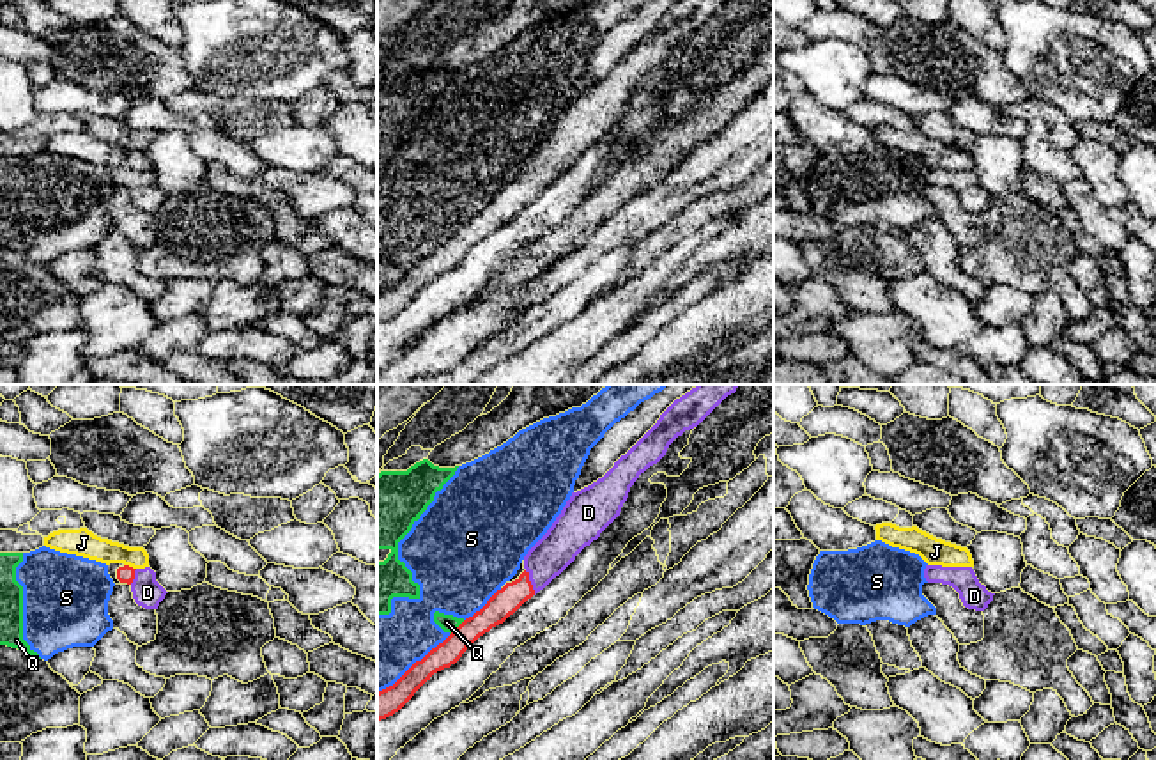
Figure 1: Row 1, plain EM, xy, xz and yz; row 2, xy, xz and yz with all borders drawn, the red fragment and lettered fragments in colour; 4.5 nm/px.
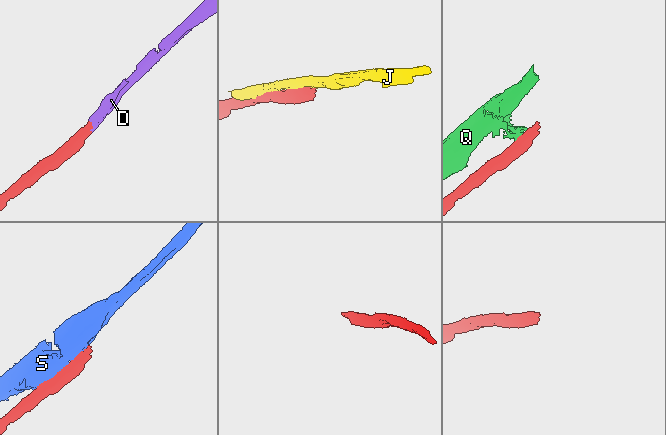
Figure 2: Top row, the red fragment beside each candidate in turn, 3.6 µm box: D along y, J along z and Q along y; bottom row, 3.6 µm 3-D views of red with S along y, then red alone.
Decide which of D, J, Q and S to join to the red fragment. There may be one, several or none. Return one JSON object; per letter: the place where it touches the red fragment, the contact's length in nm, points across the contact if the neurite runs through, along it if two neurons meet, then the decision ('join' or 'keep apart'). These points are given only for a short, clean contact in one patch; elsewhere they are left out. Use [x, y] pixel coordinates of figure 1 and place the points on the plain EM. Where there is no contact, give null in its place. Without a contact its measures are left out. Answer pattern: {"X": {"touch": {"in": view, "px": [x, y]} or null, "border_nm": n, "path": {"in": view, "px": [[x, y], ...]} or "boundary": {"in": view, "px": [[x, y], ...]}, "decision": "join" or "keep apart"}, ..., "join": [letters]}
{"D": {"touch": {"in": "xz", "px": [530, 186]}, "border_nm": 120, "path": {"in": "xz", "px": [[512, 199], [530, 186], [556, 153]]}, "decision": "join"}, "J": {"touch": {"in": "xy", "px": [128, 169]}, "border_nm": 60, "decision": "keep apart"}, "Q": {"touch": {"in": "xz", "px": [457, 231]}, "border_nm": 100, "boundary": {"in": "xz", "px": [[464, 224], [450, 238]]}, "decision": "keep apart"}, "S": {"touch": {"in": "xz", "px": [415, 266]}, "border_nm": 420, "boundary": {"in": "xz", "px": [[450, 238], [377, 296]]}, "decision": "keep apart"}, "join": ["D"]}

